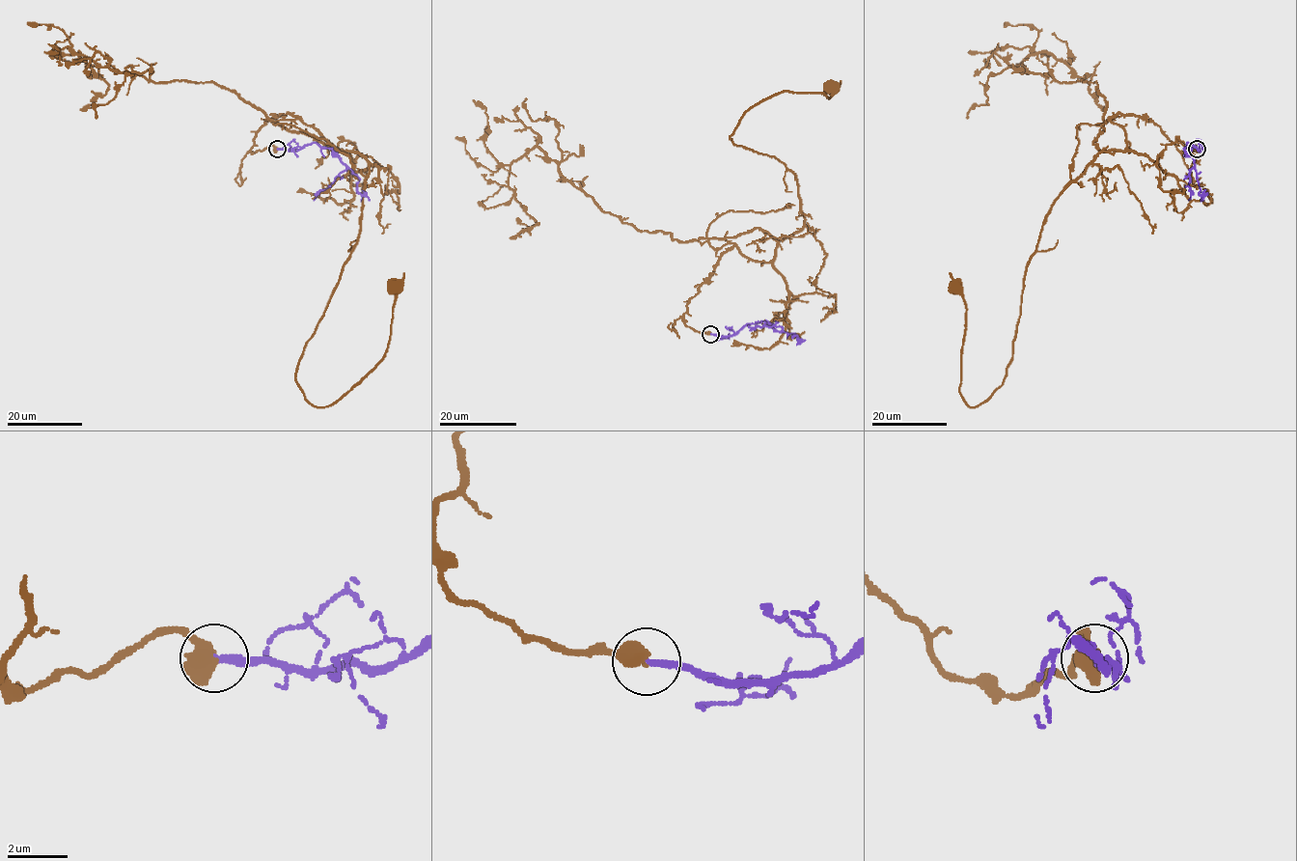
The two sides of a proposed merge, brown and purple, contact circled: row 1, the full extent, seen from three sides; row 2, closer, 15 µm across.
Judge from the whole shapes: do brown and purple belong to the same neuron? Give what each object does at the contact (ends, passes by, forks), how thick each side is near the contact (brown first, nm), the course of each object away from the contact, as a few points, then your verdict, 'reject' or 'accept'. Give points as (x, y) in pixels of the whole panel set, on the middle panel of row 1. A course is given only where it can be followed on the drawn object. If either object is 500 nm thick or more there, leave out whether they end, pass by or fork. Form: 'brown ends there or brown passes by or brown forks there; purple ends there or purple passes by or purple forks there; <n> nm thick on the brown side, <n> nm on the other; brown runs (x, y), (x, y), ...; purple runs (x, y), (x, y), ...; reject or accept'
650 nm thick on the brown side, 240 nm on the other; brown runs (710, 334), (683, 314), (723, 253), (769, 262), (804, 225), (795, 175), (731, 134), (775, 94), (830, 87); purple runs (710, 334), (734, 335), (745, 325), (765, 320), (775, 330), (782, 329), (774, 325), (748, 325); reject

